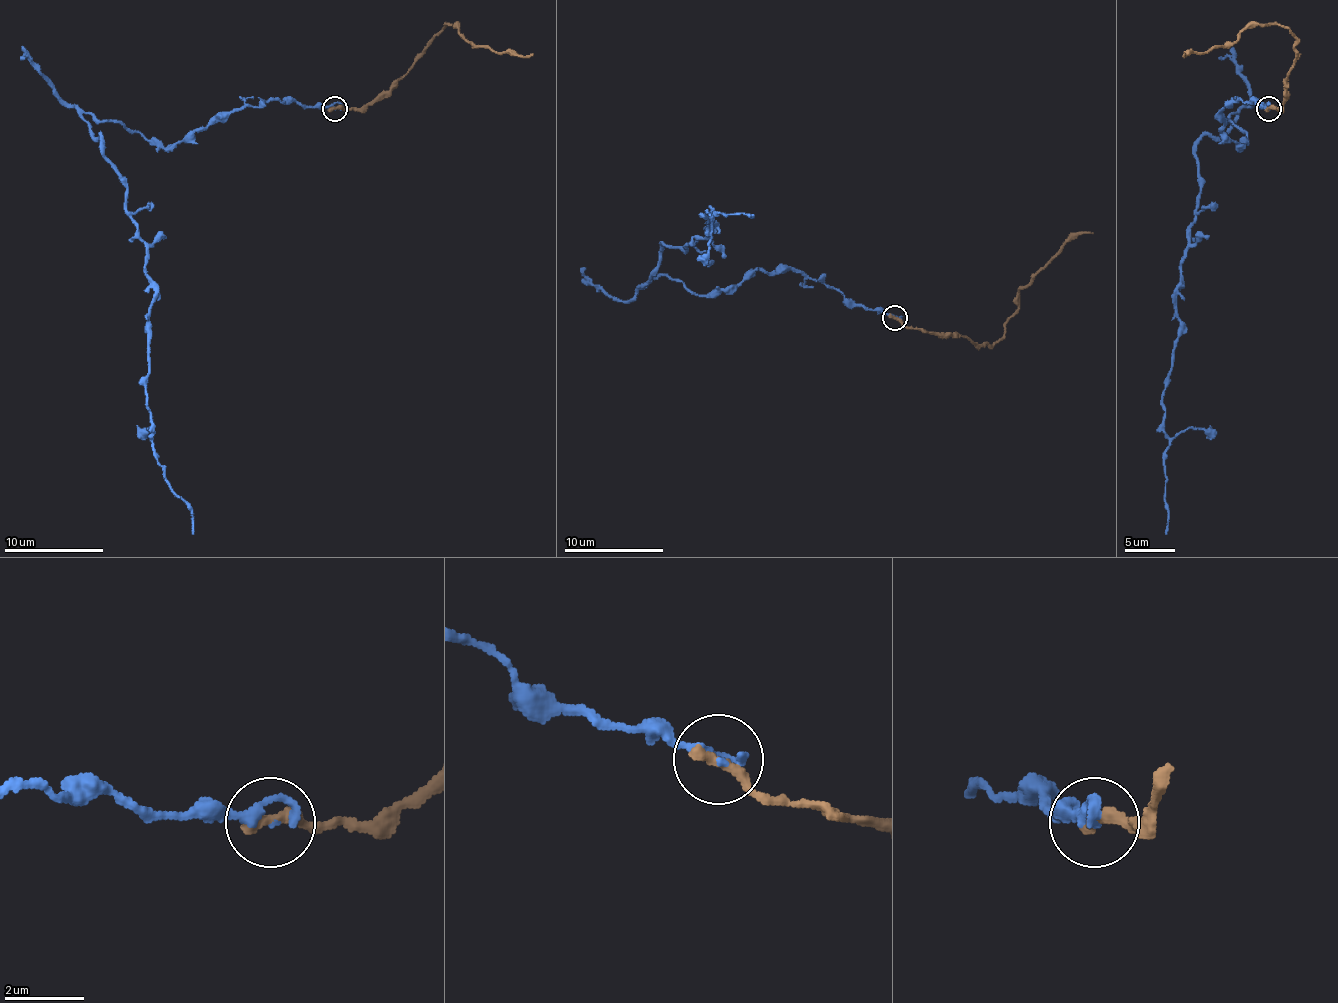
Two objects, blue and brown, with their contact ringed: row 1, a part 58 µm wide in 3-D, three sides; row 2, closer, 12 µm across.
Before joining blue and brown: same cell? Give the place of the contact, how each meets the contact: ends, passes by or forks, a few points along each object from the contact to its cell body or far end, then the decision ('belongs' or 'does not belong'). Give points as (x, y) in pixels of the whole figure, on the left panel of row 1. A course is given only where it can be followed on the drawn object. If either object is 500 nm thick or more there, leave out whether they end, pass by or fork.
(335, 108) | blue ends | brown ends | blue via (336, 109), (273, 99), (219, 112), (167, 146), (89, 122), (147, 248), (152, 450), (194, 534) | brown via (336, 109), (368, 107), (393, 87), (445, 25), (457, 25), (470, 42), (495, 52), (532, 54) | belongs

